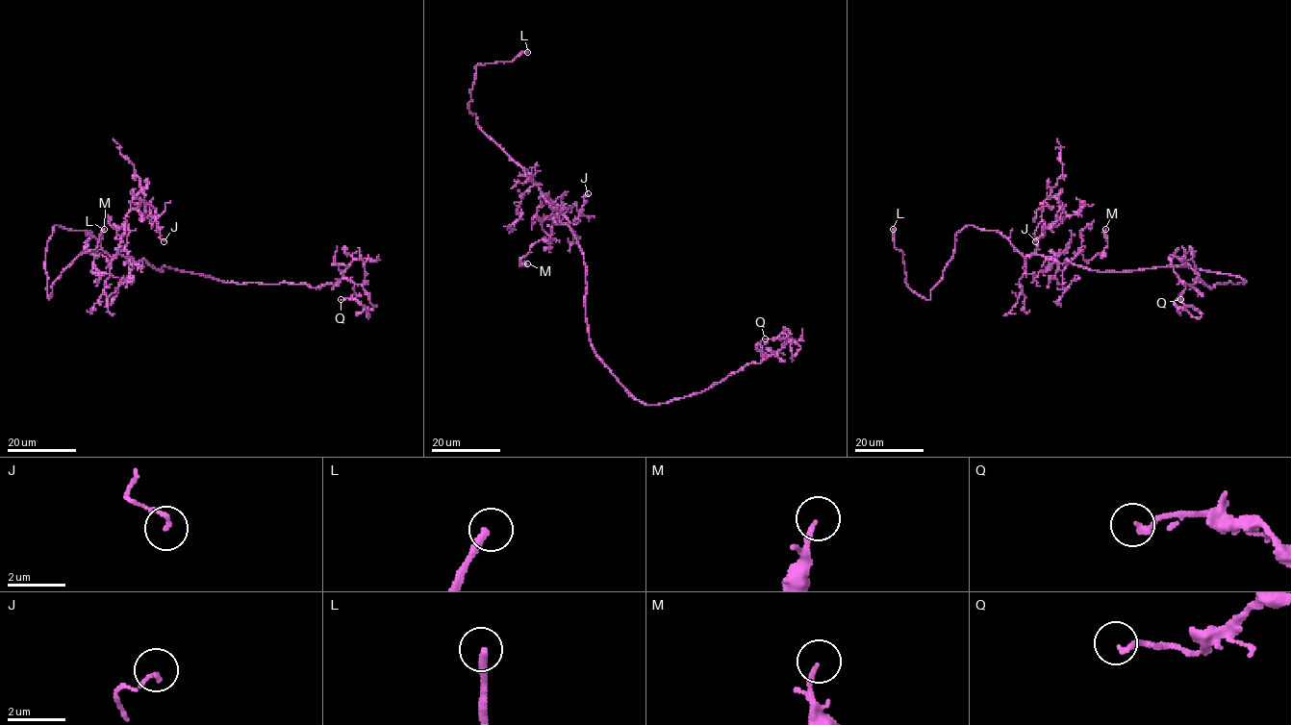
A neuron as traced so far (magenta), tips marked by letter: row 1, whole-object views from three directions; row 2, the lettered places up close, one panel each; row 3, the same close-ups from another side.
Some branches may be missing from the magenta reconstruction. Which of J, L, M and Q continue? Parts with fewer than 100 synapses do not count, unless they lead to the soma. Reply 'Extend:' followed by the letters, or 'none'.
Extend: L

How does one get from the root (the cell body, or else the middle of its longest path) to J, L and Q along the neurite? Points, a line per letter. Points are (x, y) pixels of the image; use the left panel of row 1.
J: (163, 271), (143, 260), (136, 262), (117, 253), (134, 199), (155, 210), (164, 241)
L: (163, 271), (110, 257), (87, 232), (55, 226), (45, 259), (48, 299), (104, 229)
Q: (163, 271), (311, 287), (344, 278), (376, 306), (368, 317), (355, 299), (341, 299)

